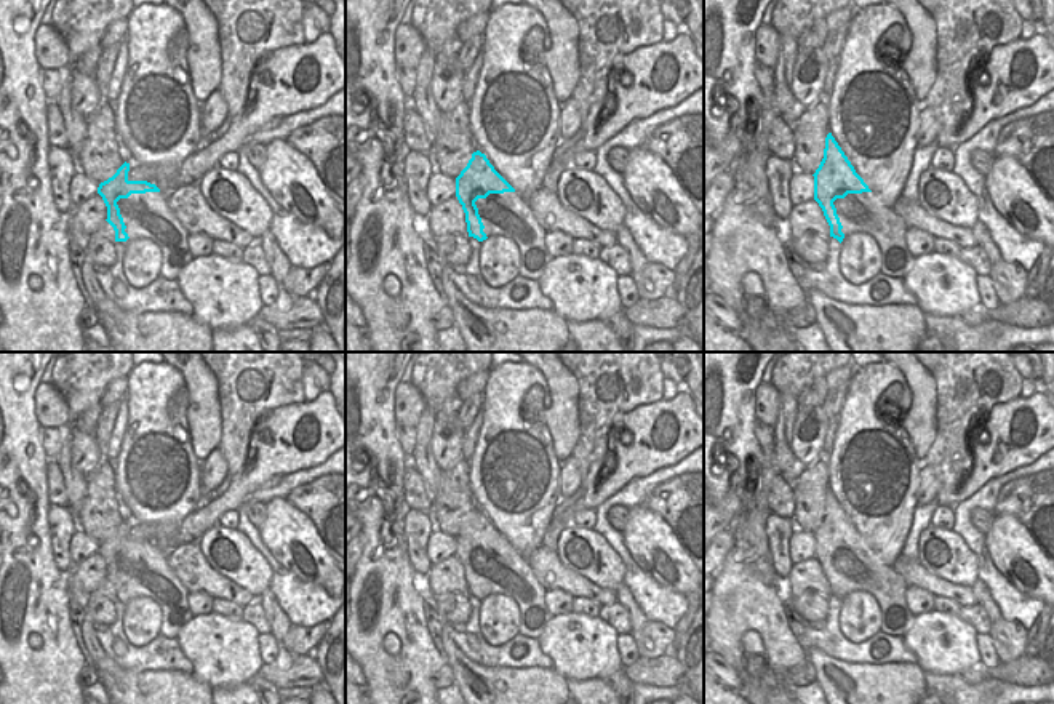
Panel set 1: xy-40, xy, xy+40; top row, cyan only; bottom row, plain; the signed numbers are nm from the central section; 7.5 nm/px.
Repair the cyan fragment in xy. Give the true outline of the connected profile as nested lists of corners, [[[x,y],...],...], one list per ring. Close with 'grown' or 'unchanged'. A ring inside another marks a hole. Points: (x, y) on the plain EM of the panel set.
[[[472,512],[467,525],[456,536],[456,555],[465,571],[469,595],[486,598],[485,584],[475,560],[489,552],[515,550],[515,547],[494,528],[485,512]]]; unchanged

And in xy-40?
[[[123,522],[117,531],[107,539],[101,541],[98,552],[102,555],[107,565],[107,581],[115,589],[115,600],[126,600],[130,595],[125,590],[126,584],[120,573],[117,560],[120,557],[128,557],[131,552],[160,550],[155,542],[147,539],[130,539],[128,538],[130,522]]]; unchanged

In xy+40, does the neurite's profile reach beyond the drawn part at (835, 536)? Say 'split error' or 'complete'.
complete

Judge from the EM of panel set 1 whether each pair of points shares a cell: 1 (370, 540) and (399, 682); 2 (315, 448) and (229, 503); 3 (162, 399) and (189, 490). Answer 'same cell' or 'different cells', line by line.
1: same cell
2: same cell
3: same cell

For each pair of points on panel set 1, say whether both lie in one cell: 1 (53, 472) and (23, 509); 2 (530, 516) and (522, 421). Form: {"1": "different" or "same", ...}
{"1": "different", "2": "same"}

